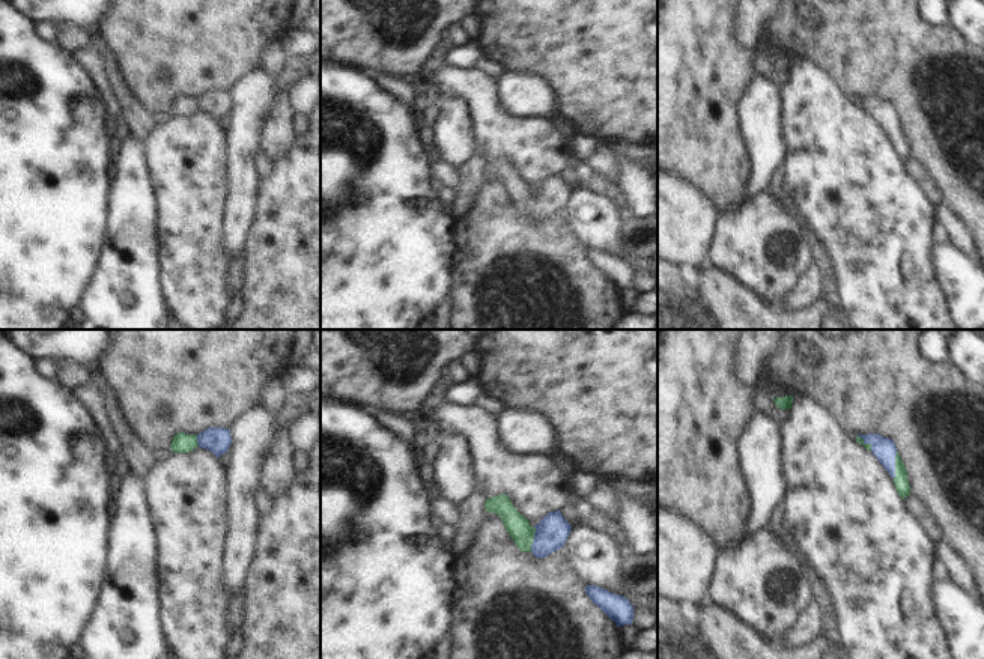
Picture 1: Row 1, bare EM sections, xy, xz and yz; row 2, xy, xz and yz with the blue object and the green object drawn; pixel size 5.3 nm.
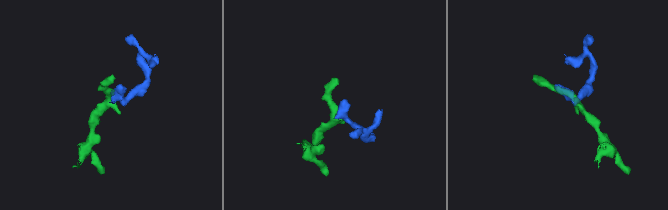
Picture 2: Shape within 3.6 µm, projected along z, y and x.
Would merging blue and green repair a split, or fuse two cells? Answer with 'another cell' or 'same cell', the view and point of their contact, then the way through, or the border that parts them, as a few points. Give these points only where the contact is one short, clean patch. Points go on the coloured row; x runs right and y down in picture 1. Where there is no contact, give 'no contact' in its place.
same cell; meets blue in xz at (534, 539); runs through xz (551, 533), (543, 539), (534, 539), (518, 527)

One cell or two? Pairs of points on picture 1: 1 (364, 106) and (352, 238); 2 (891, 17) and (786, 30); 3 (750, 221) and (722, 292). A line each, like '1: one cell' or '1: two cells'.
1: one cell
2: one cell
3: two cells

